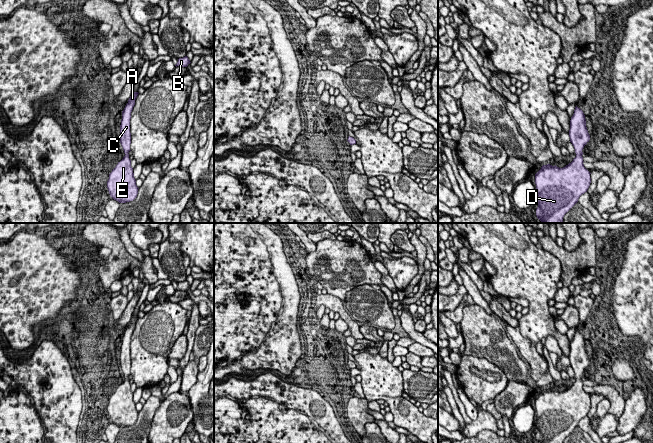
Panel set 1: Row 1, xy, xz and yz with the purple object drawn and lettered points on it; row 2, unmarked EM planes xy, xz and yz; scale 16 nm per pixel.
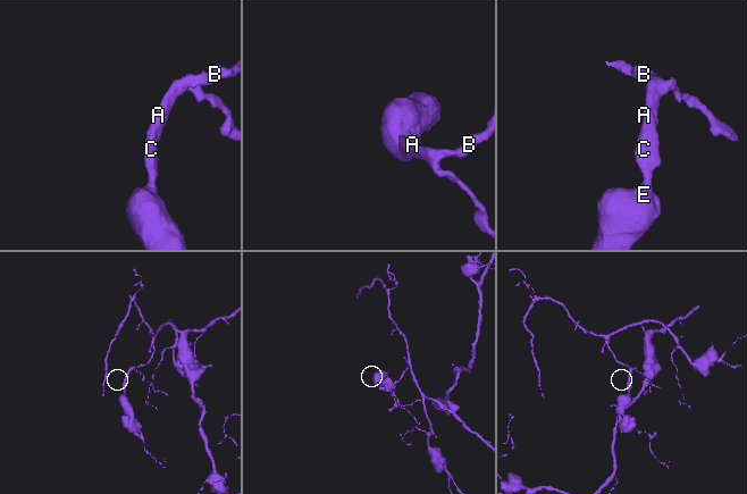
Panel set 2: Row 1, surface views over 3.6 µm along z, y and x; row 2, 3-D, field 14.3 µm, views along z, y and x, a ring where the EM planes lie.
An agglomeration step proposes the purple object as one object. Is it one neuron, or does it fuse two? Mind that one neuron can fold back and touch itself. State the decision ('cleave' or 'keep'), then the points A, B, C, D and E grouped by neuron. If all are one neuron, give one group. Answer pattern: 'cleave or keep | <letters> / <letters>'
keep | A B C D E

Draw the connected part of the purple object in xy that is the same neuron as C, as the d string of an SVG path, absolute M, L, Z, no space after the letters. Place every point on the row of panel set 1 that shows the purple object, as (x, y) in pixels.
M132 92L124 110L122 111L122 120L120 125L120 143L123 147L125 156L118 162L116 167L109 174L107 188L110 196L119 203L133 201L138 194L138 187L134 178L131 160L129 159L131 133L130 119L131 112L135 105L138 92Z

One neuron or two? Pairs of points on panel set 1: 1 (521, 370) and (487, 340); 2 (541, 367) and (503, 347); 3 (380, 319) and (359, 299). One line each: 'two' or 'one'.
1: one
2: two
3: one

